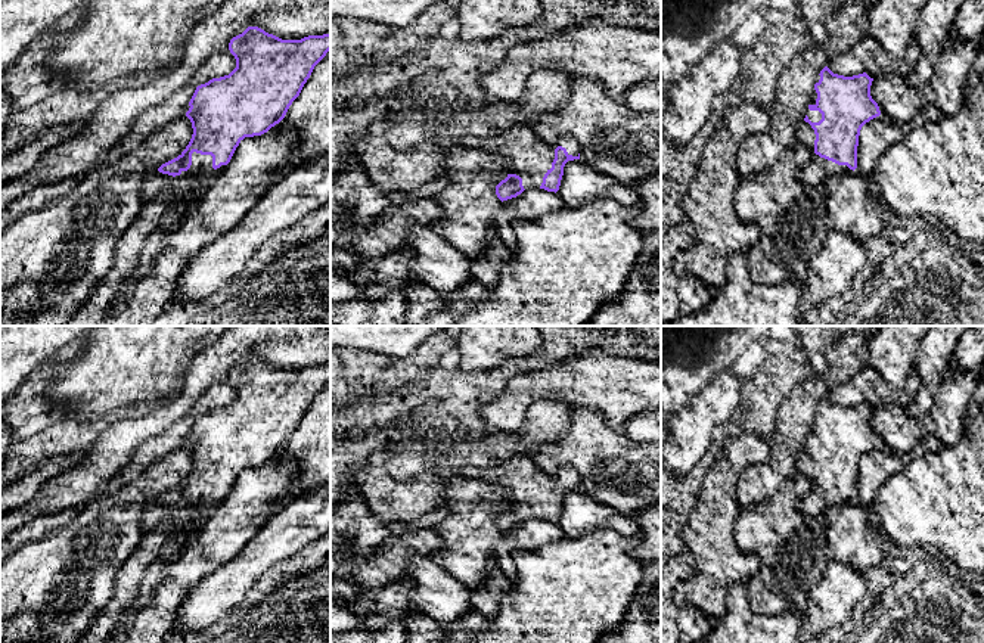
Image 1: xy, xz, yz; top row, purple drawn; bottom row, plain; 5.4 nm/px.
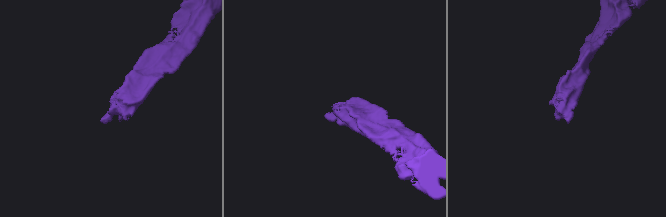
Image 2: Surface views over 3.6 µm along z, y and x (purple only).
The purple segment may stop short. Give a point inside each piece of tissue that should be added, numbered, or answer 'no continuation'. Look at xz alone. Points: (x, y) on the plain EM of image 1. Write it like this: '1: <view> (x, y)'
1: xz (525, 484)

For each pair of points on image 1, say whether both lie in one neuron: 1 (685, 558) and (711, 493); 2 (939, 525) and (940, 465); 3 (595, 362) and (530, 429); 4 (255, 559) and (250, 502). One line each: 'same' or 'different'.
1: different
2: same
3: different
4: different

